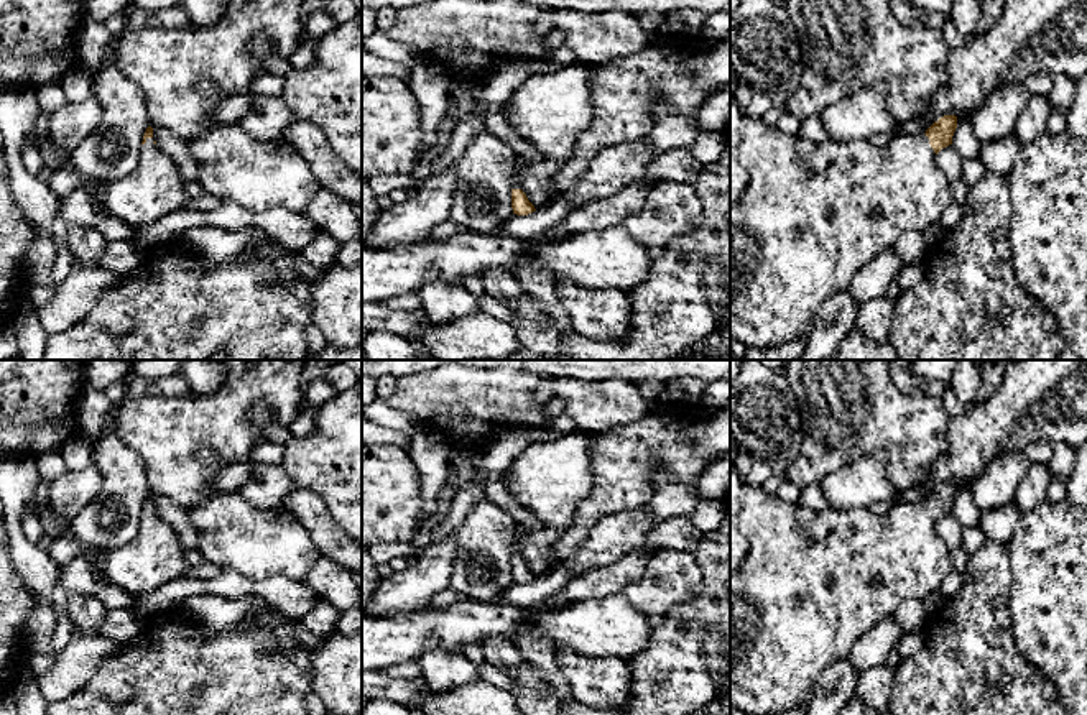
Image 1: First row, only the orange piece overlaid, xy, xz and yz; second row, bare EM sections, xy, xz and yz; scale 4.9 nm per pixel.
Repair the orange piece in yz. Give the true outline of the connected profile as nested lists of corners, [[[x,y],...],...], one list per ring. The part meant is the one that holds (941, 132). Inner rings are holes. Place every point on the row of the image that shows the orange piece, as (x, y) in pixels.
[[[944,115],[934,122],[921,136],[895,136],[888,145],[877,148],[867,140],[812,143],[796,135],[786,135],[776,127],[766,127],[763,118],[743,117],[740,125],[738,158],[750,171],[747,191],[730,205],[730,339],[742,342],[747,348],[770,348],[809,335],[821,306],[839,293],[849,291],[855,274],[878,253],[895,247],[900,235],[909,230],[924,232],[936,224],[944,209],[954,202],[951,184],[934,163],[936,155],[952,145],[957,128],[955,115]]]

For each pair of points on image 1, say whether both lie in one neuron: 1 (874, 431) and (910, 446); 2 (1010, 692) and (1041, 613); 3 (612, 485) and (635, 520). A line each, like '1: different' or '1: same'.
1: same
2: different
3: different

